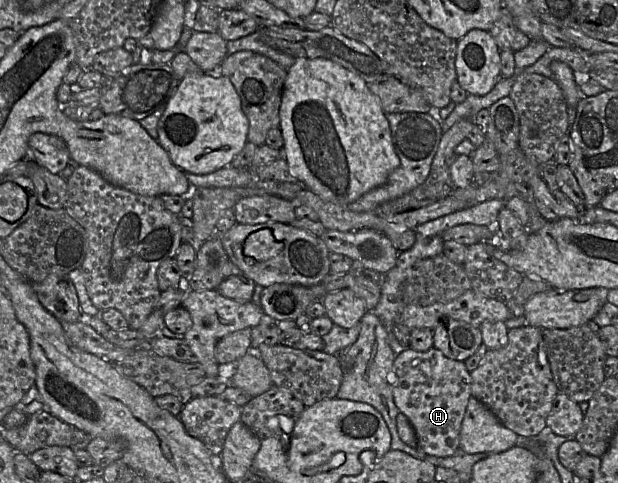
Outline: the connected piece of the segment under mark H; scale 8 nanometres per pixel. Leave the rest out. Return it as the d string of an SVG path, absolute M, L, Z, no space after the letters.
M435 347L427 351L407 348L396 355L390 383L395 404L412 424L418 446L431 456L452 456L459 448L462 422L472 397L472 379L465 363L446 357Z

